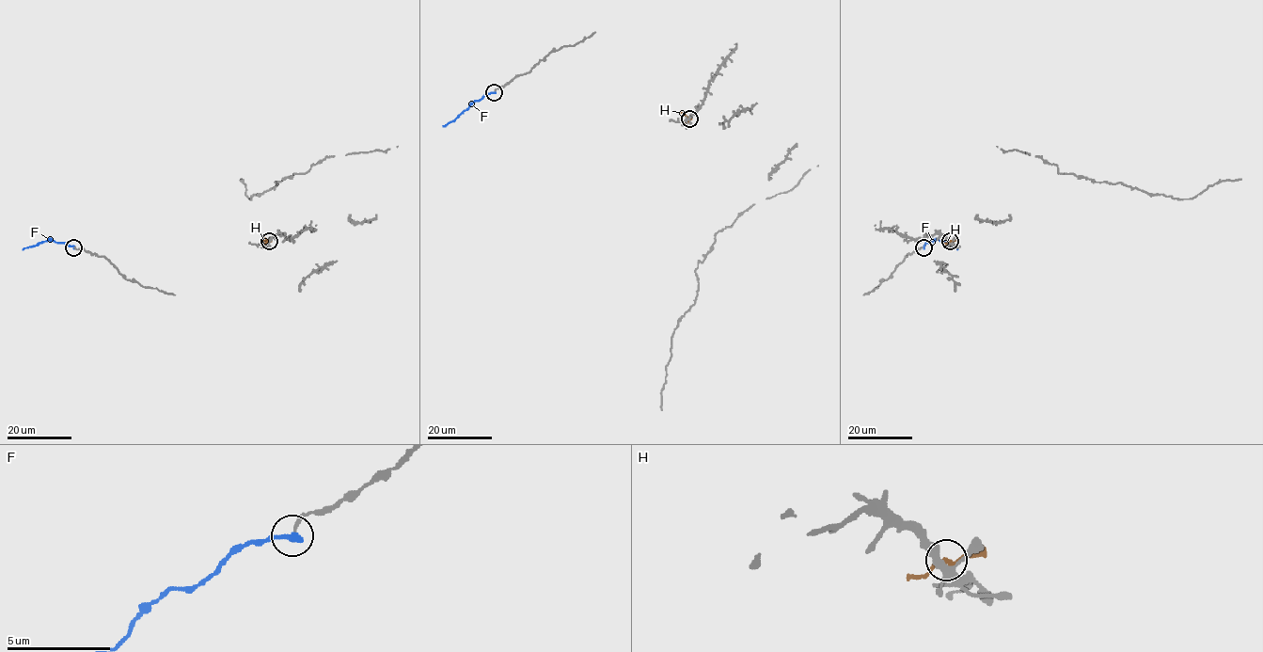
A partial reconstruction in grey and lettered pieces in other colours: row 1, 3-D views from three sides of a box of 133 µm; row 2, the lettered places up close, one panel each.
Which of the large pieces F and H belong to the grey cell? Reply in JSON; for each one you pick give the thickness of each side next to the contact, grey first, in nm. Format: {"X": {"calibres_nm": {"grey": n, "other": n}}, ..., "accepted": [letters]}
{"F": {"calibres_nm": {"grey": 160, "other": 400}}, "accepted": ["F"]}

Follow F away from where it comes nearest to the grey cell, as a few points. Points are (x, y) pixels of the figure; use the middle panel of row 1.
F: (494, 92), (475, 100), (443, 126)

